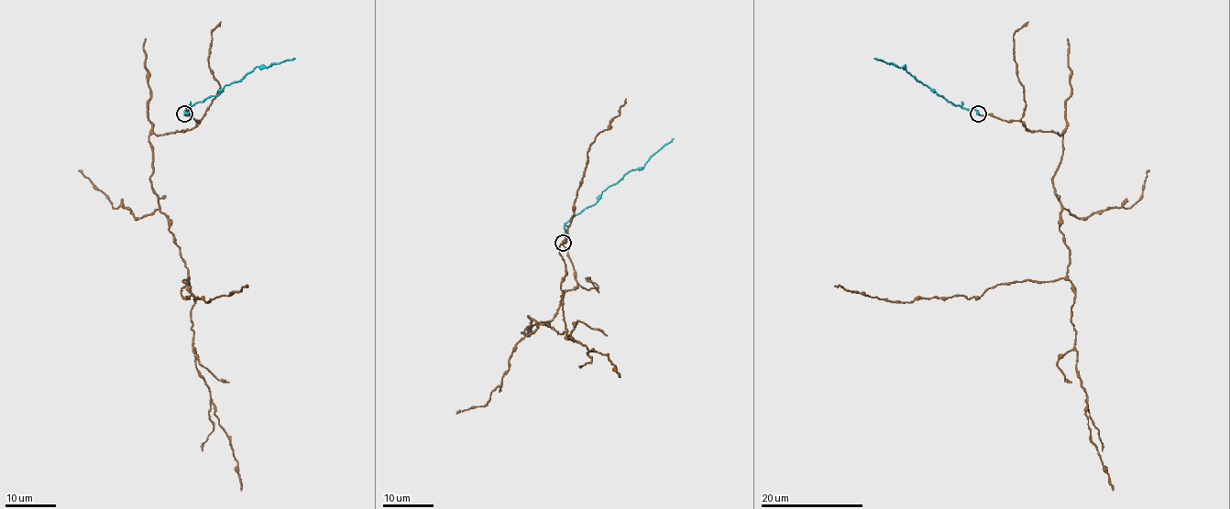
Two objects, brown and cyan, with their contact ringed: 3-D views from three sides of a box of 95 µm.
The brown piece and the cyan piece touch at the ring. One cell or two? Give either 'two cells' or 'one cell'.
one cell

